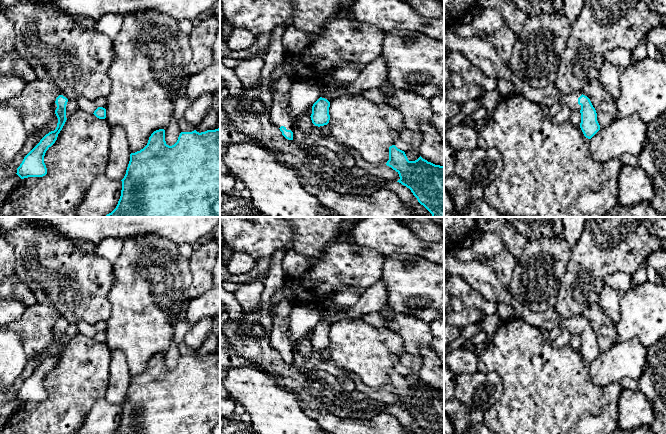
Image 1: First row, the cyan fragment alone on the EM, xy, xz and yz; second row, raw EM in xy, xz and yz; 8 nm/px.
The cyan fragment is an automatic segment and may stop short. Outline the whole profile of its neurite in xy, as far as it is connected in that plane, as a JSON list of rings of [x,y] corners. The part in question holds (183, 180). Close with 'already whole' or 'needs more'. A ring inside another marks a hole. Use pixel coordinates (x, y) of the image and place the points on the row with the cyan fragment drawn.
[[[220,127],[205,132],[181,132],[177,142],[169,146],[165,141],[165,130],[154,131],[149,137],[147,145],[135,153],[130,154],[130,161],[122,181],[121,196],[116,208],[104,217],[220,217]]]; already whole

